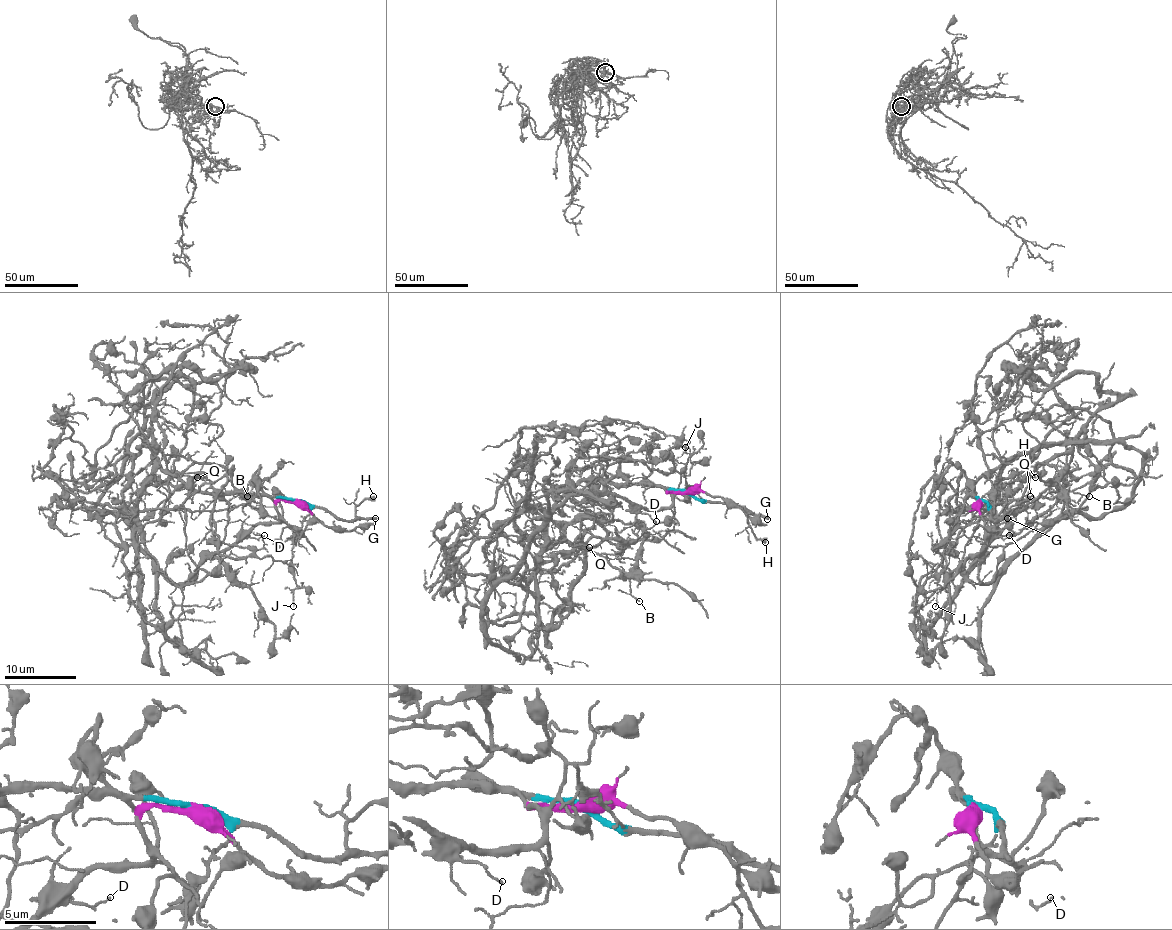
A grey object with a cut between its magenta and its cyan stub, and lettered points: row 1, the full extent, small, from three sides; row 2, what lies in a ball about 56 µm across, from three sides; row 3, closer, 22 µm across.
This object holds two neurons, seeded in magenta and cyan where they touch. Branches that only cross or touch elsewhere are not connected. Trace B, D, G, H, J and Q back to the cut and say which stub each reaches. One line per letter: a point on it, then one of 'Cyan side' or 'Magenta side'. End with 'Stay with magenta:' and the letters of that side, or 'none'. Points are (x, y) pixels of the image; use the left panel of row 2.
B: Place: (247, 496). Magenta side
D: Place: (264, 535). Magenta side
G: Place: (375, 518). Cyan side
H: Place: (373, 496). Cyan side
J: Place: (293, 606). Cyan side
Q: Place: (197, 477). Magenta side
Stay with magenta: B, D, Q

